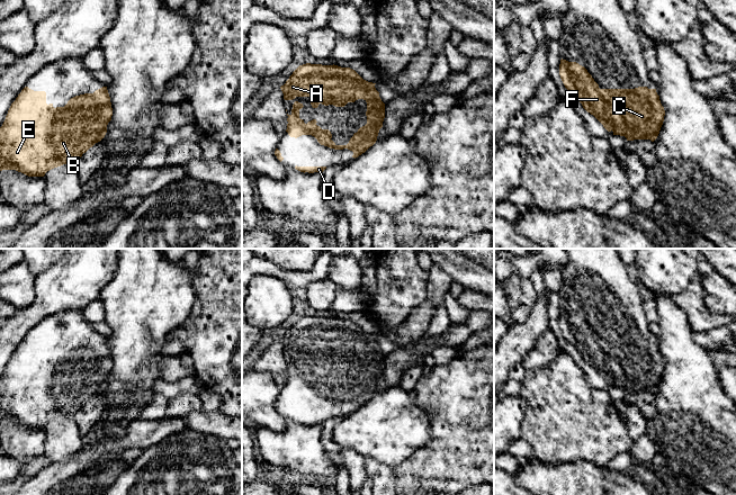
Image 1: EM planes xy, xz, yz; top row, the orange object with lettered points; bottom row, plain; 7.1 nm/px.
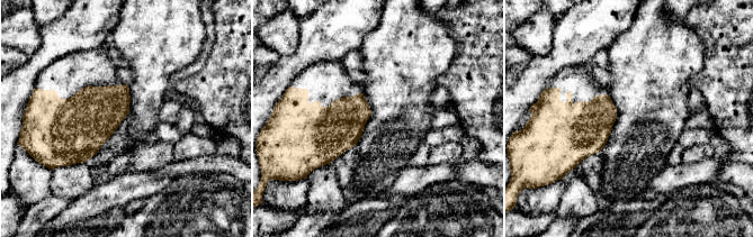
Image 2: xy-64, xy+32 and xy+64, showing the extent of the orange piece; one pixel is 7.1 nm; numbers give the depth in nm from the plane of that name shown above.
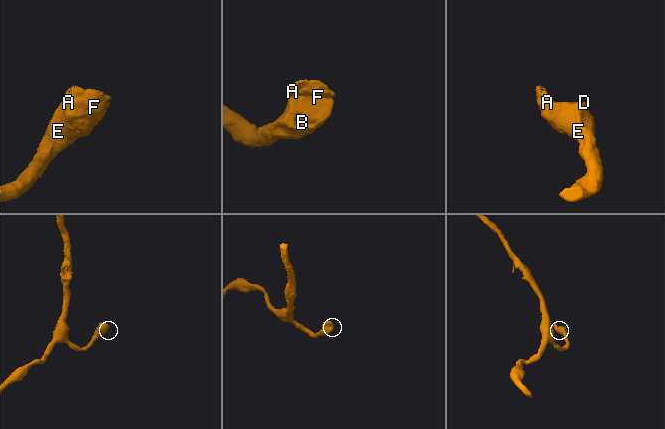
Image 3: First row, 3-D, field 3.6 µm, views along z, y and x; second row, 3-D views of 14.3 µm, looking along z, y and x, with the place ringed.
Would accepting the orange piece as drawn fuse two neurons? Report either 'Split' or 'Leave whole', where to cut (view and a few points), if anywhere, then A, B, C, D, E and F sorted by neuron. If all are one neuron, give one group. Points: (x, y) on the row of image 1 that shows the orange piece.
Leave whole. No split. Groups: A B C D E F

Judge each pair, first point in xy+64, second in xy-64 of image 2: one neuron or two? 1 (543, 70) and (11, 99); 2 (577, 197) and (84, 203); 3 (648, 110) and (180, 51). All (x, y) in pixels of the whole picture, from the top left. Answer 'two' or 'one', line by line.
1: one
2: two
3: one

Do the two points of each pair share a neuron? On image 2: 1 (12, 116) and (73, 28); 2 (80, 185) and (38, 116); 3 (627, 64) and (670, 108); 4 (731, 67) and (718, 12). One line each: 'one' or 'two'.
1: one
2: two
3: one
4: one

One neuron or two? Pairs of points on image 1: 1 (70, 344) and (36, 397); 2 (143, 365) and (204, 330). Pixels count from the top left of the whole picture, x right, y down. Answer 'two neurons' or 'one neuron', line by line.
1: one neuron
2: two neurons

